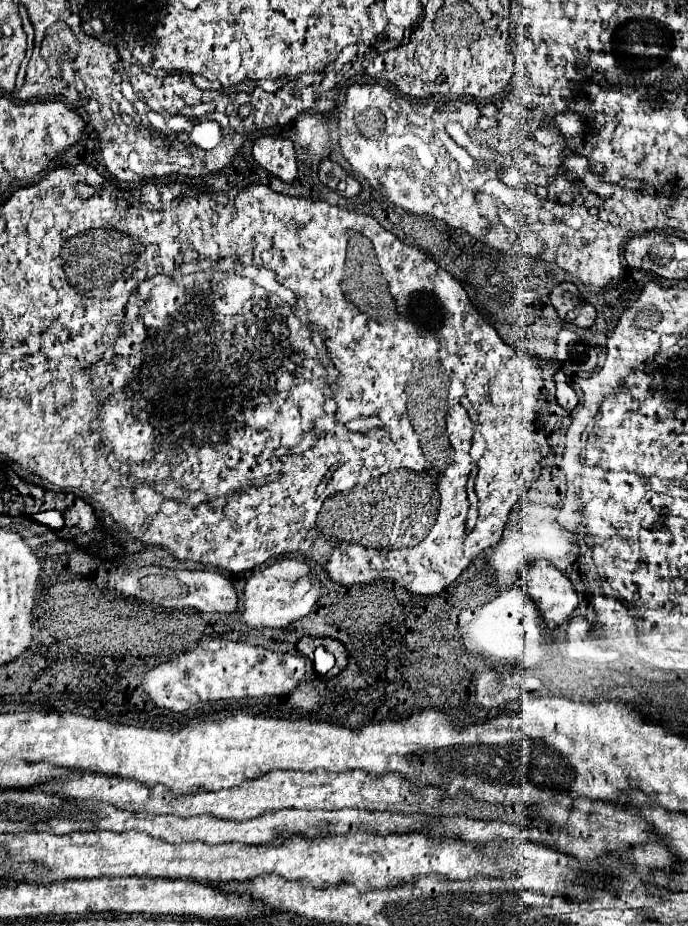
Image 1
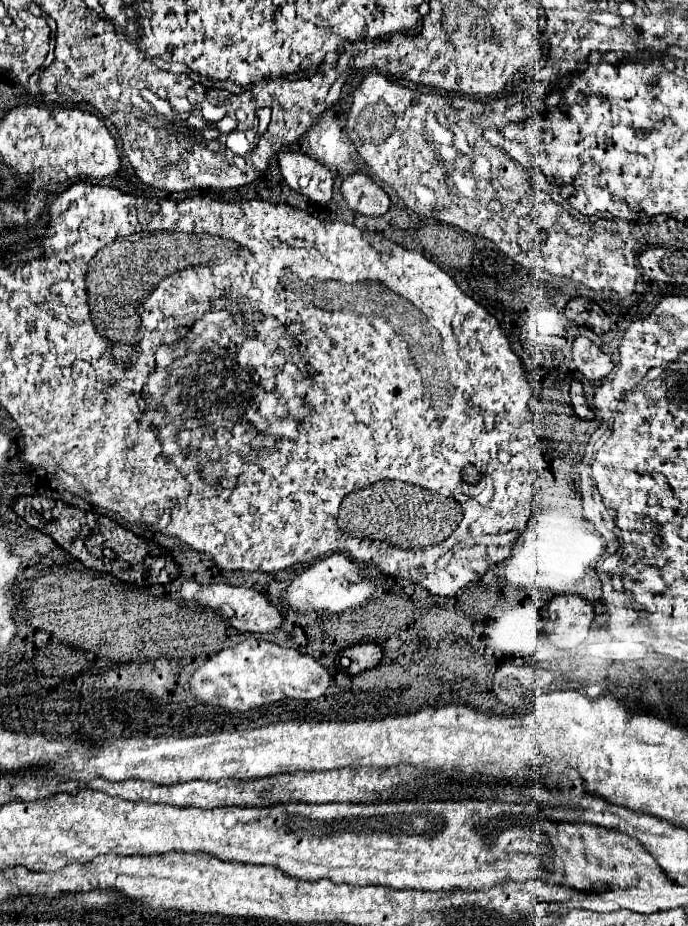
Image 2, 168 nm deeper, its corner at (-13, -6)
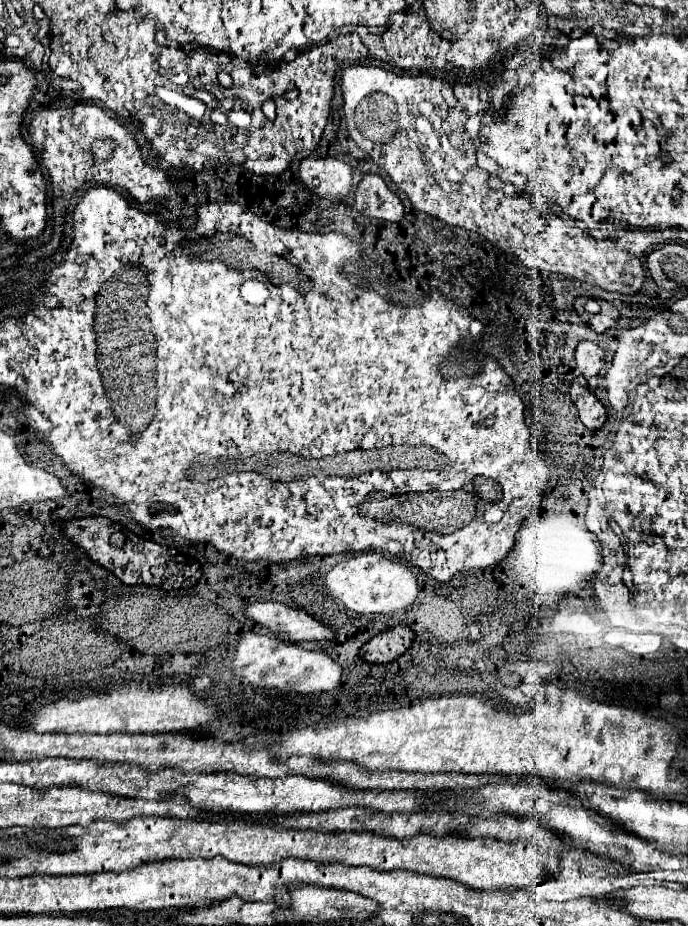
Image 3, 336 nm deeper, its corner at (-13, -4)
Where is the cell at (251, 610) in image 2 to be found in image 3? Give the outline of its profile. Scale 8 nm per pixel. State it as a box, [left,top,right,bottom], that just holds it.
[245,601,333,641]

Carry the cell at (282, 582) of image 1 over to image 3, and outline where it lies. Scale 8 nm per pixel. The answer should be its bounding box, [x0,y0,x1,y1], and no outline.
[327,551,419,614]

